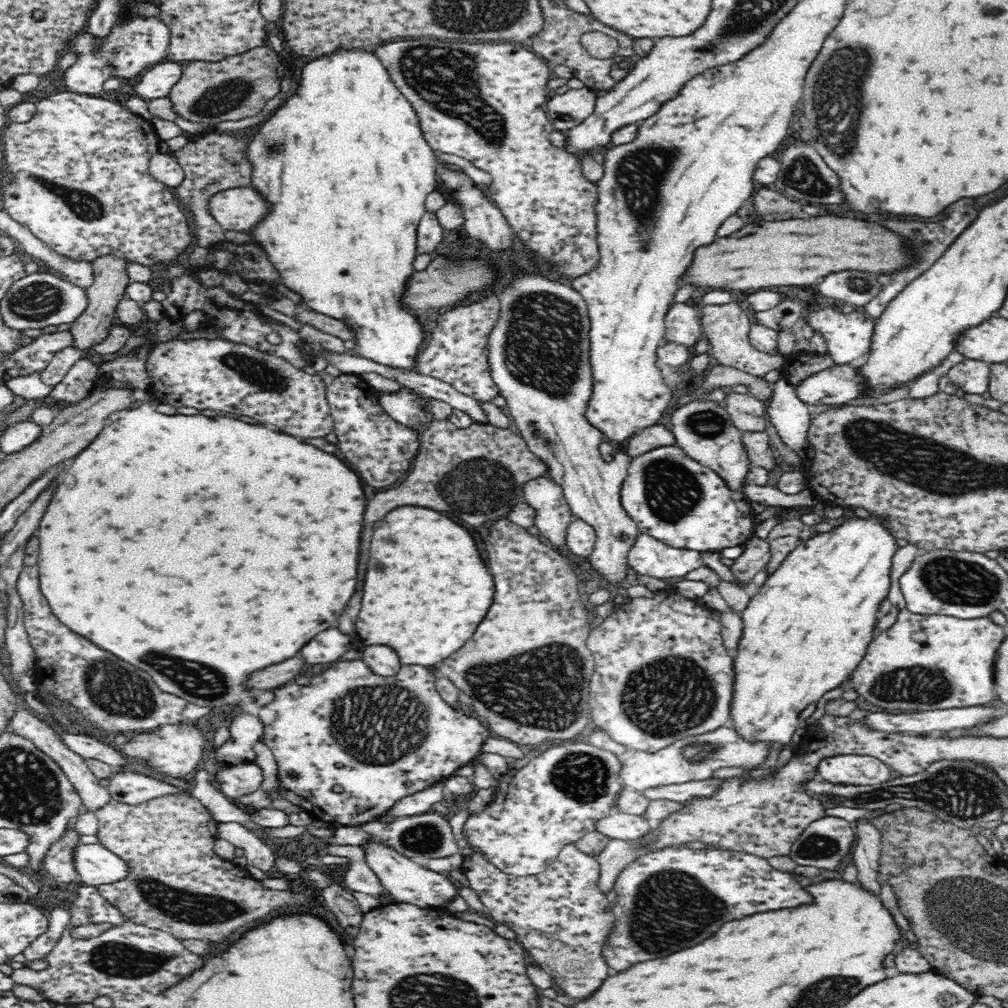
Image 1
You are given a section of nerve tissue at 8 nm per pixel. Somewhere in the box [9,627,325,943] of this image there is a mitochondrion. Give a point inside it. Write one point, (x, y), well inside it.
(189, 908)

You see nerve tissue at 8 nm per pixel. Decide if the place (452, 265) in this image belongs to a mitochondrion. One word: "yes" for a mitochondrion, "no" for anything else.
yes

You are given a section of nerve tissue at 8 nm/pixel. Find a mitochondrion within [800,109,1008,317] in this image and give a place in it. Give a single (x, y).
(917, 243)

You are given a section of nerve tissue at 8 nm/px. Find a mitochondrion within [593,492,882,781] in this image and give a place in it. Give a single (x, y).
(672, 693)

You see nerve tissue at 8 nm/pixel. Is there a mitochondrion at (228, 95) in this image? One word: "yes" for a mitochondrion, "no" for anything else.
yes

